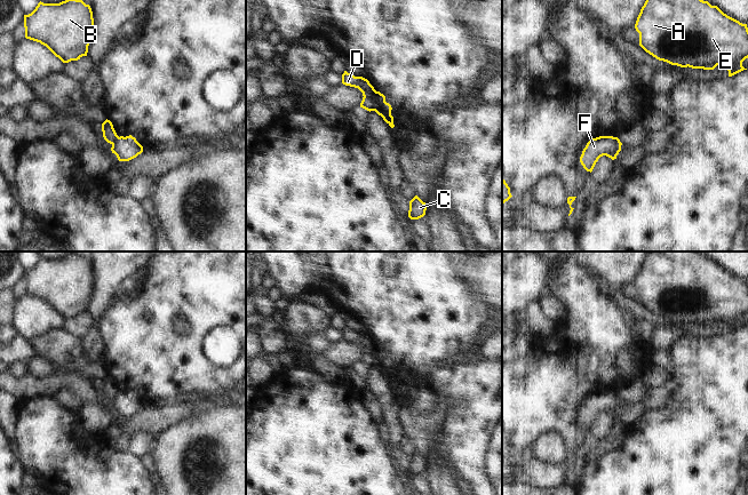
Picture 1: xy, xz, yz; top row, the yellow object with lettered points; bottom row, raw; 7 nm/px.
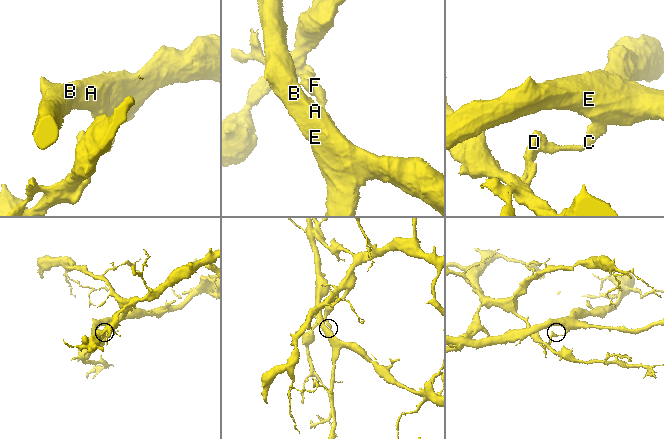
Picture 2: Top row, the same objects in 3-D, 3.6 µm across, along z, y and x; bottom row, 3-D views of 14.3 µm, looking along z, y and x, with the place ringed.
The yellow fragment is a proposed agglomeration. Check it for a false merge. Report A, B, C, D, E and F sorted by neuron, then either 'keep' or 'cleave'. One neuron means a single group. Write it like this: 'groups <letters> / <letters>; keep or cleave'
groups A B C E F / D; cleave

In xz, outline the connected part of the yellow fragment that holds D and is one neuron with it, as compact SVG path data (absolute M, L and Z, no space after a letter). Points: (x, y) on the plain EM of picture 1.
M344 327L344 329L342 330L342 340L345 342L358 344L363 349L364 353L363 353L363 357L360 359L360 364L363 364L369 368L374 366L373 356L364 346L360 333L355 333L355 332L348 329L347 327Z

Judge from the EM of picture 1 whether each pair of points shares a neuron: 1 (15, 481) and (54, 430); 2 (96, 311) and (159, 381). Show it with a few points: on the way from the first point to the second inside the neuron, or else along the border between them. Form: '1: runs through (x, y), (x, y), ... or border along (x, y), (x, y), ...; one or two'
1: border along (13, 444), (15, 454), (25, 468); two
2: border along (114, 297), (94, 320); two

